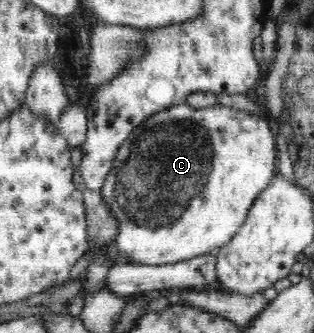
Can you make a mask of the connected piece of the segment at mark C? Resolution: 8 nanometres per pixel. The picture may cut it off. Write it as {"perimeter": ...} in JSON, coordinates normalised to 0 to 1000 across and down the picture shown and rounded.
{"perimeter":[[[586,306],[573,315],[541,318],[500,342],[484,342],[462,366],[436,375],[389,426],[363,468],[357,514],[350,514],[350,526],[338,526],[338,544],[325,556],[325,571],[315,574],[376,673],[376,706],[360,724],[376,757],[404,772],[414,793],[529,796],[611,778],[627,766],[688,760],[701,742],[729,736],[761,682],[780,667],[790,634],[809,616],[809,604],[822,598],[822,586],[854,562],[854,550],[889,514],[876,411],[876,378],[857,351],[796,345],[780,333],[701,309],[675,321],[624,327]]]}

